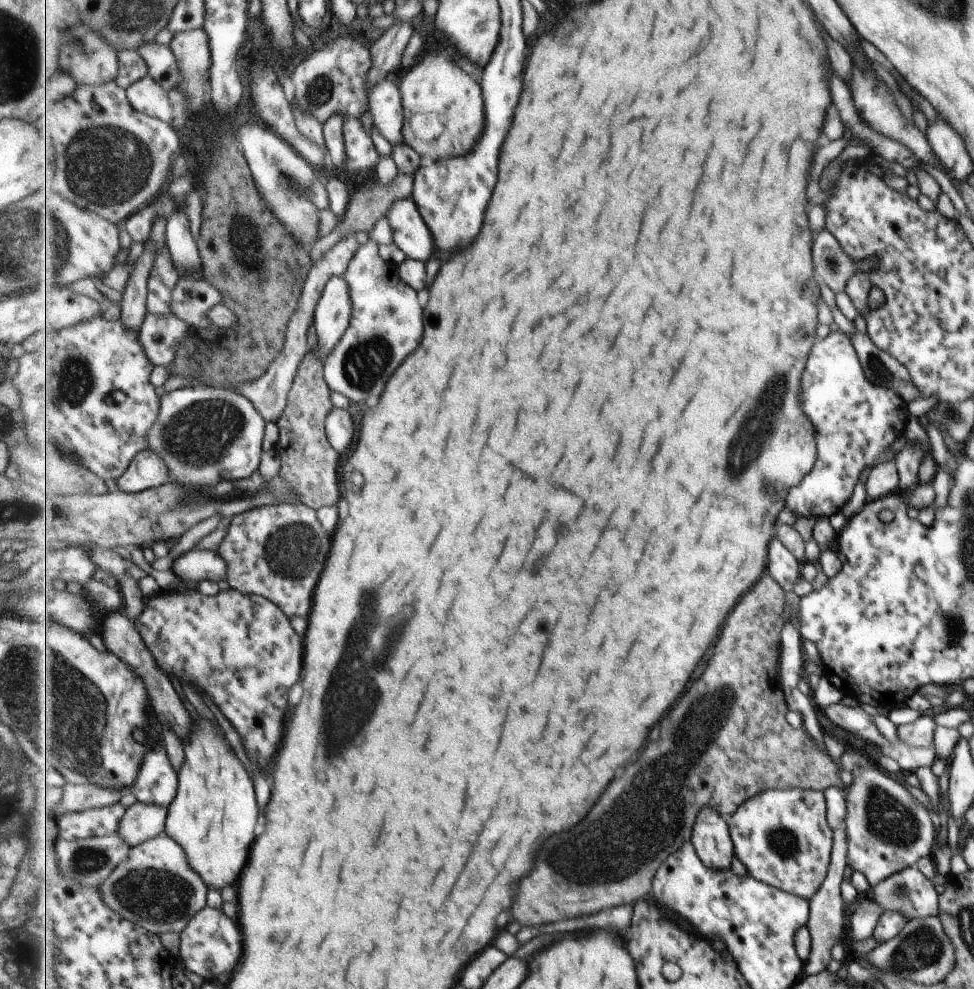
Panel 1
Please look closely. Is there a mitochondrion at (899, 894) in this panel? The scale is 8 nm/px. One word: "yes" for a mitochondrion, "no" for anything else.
yes

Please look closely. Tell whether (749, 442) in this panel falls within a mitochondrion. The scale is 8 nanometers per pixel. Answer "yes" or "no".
yes

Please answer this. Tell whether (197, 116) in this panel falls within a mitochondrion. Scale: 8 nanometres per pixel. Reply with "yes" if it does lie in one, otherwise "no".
no

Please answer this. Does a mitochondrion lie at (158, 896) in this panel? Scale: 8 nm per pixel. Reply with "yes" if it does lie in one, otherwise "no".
yes

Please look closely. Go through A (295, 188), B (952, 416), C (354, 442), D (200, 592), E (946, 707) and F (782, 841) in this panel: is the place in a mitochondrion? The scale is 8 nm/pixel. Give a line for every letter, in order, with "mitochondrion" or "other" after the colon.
A: mitochondrion
B: mitochondrion
C: other
D: other
E: other
F: mitochondrion

